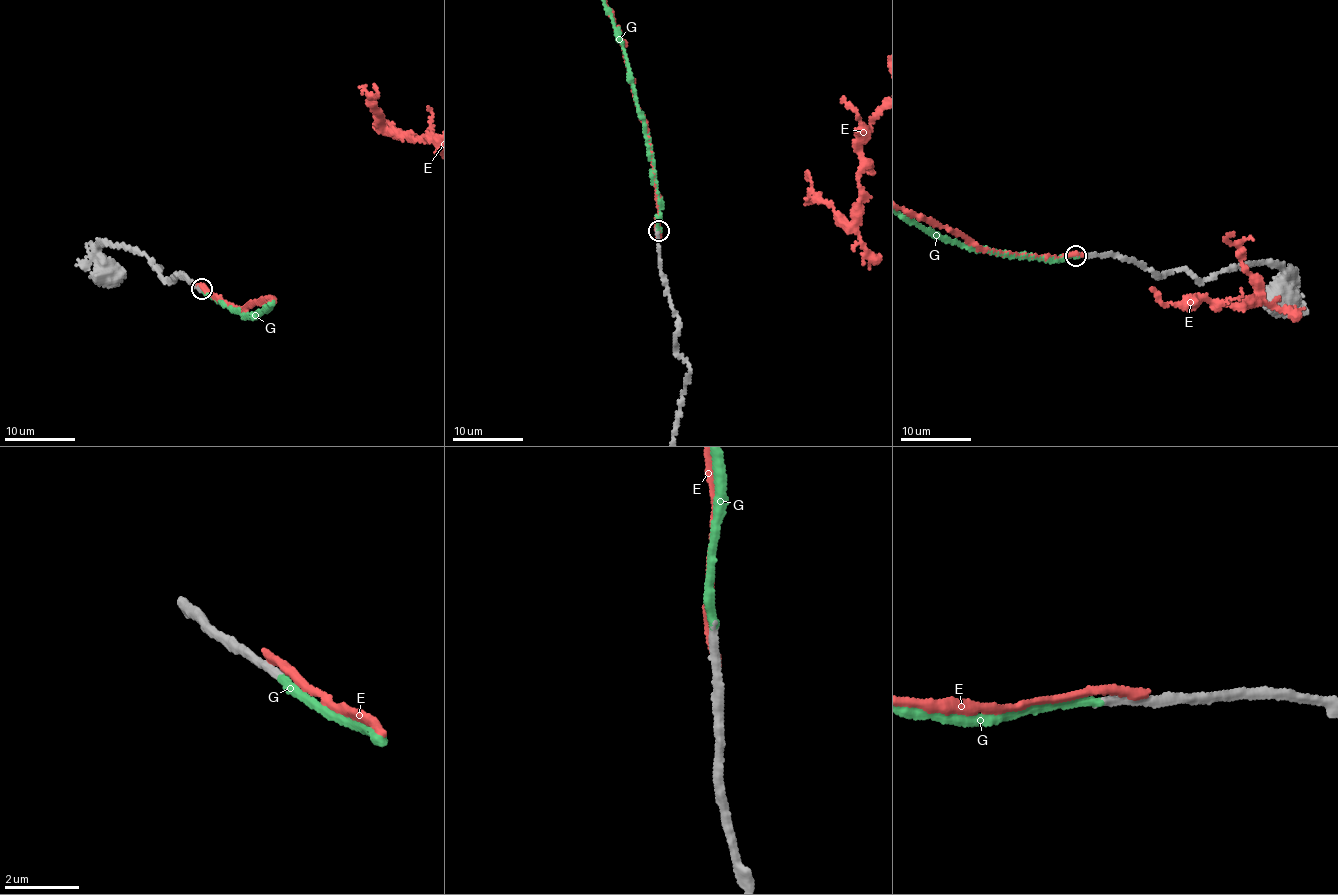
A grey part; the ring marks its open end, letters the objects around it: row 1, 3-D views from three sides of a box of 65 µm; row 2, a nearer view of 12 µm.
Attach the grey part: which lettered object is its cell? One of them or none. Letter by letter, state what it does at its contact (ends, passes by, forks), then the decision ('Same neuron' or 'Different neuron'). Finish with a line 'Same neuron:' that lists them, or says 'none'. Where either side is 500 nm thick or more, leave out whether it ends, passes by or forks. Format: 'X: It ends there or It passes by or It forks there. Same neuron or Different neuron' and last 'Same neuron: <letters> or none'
E: It ends there. Different neuron
G: It ends there. Same neuron
Same neuron: G

